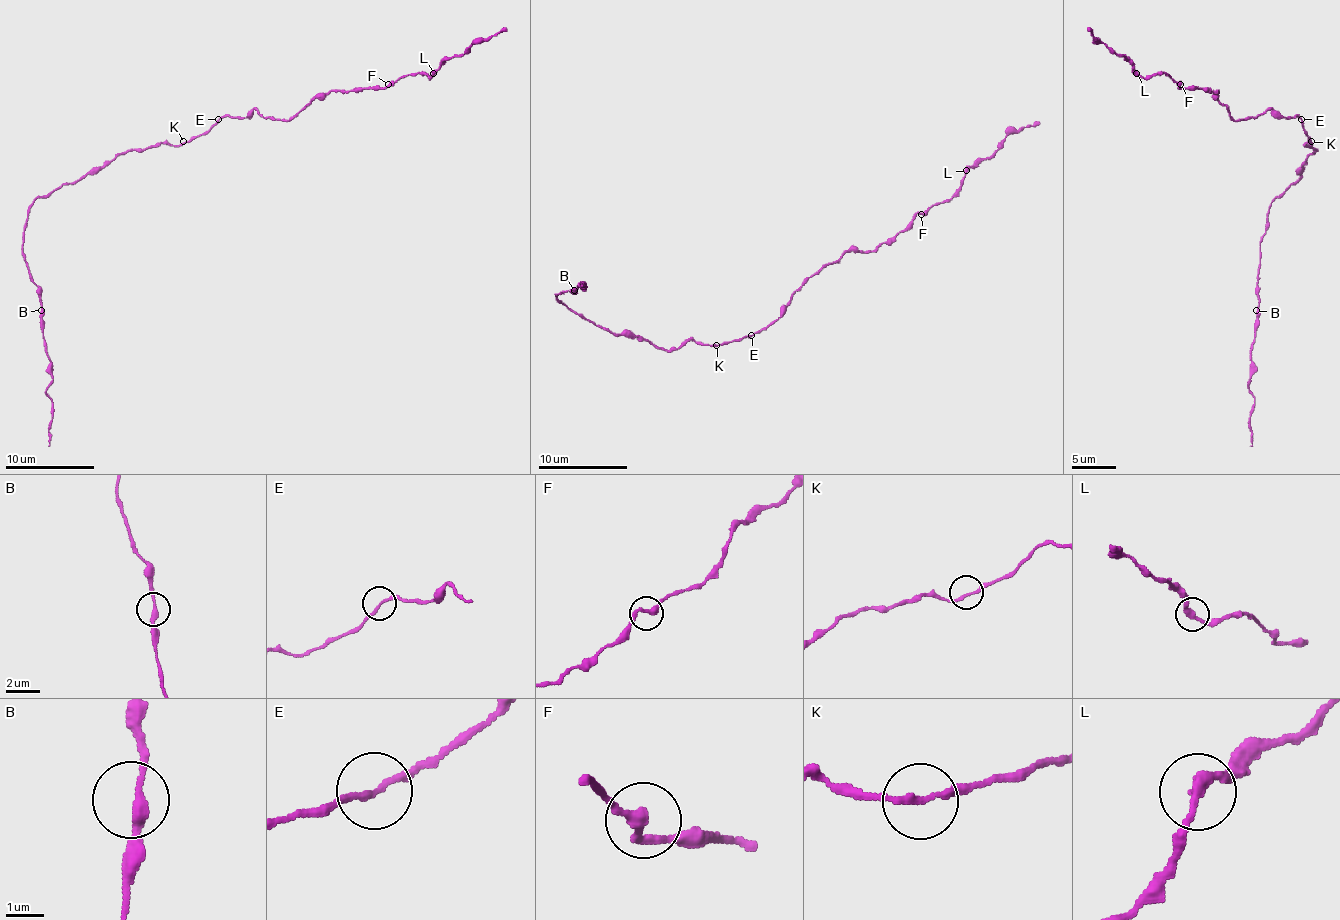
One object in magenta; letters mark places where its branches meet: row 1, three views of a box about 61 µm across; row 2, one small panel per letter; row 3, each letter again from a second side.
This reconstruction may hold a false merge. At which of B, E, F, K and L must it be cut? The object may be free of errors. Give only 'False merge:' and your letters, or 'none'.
False merge: none

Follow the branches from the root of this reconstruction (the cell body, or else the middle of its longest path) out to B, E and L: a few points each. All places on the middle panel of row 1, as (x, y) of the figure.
B: (716, 345), (683, 341), (676, 348), (661, 350), (630, 334), (614, 334), (556, 299), (556, 294), (574, 290)
E: (716, 345), (741, 341), (752, 334)
L: (716, 345), (765, 330), (810, 277), (845, 252), (874, 250), (890, 243), (919, 214), (948, 201), (965, 170)

